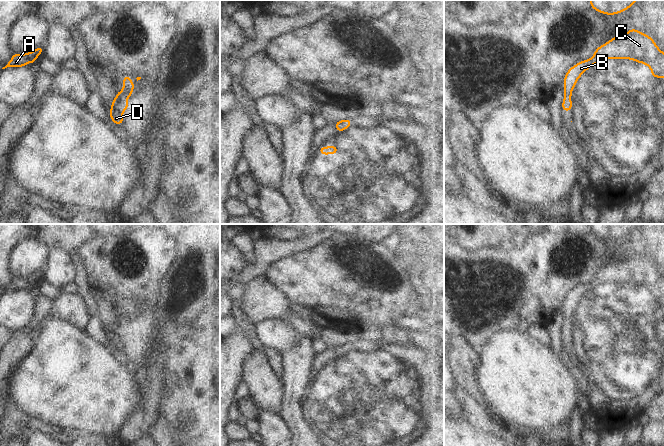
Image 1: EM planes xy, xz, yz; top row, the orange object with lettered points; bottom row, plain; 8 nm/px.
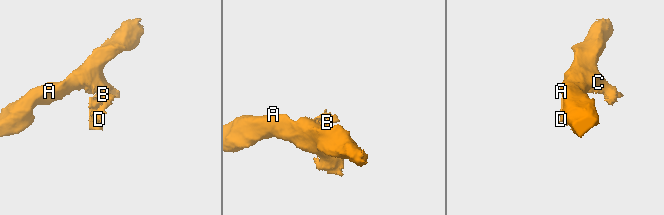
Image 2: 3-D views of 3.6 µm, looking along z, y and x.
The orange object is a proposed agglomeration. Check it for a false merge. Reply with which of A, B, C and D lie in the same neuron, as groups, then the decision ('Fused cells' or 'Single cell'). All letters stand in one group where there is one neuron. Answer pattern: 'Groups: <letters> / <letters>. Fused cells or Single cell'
Groups: A B C D. Single cell

